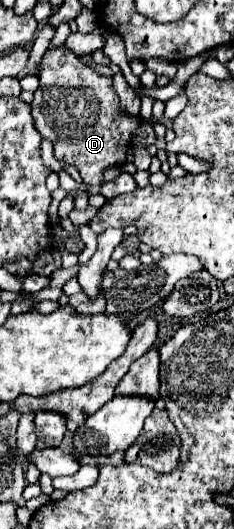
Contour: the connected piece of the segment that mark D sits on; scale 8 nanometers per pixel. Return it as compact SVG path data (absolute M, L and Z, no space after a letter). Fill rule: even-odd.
M65 45L47 49L41 61L39 89L31 103L31 115L39 133L53 141L55 157L67 165L77 167L85 185L99 185L103 171L125 161L125 151L131 147L131 133L137 129L139 119L121 111L119 97L111 79L93 71L77 55L69 53ZM57 89L79 91L81 97L57 97Z

